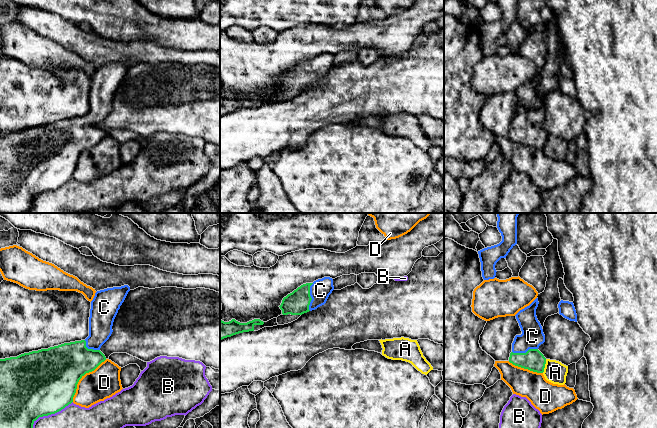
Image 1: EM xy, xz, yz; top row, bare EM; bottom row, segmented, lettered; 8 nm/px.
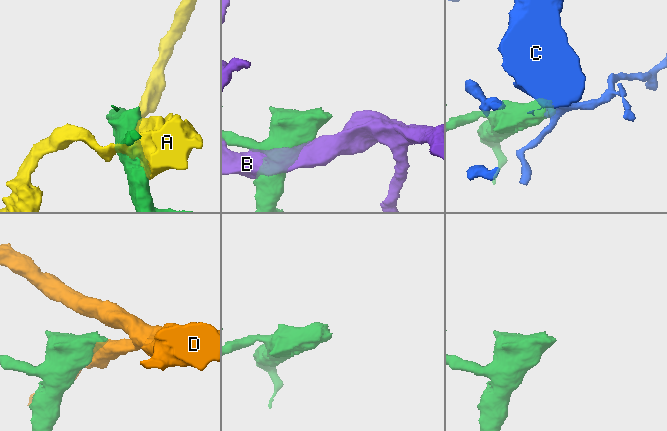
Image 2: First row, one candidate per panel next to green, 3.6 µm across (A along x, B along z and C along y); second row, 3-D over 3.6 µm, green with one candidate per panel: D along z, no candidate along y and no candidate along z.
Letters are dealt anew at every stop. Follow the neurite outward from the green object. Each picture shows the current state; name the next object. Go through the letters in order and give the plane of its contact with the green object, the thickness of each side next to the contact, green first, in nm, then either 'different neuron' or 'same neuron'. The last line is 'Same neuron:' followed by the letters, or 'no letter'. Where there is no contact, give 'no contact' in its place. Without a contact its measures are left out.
A: meets green in yz; 170 nm thick on the green side, 180 nm on the other; different neuron
B: meets green in xy; 500 nm thick on the green side, 380 nm on the other; different neuron
C: meets green in xz; 190 nm thick on the green side, 160 nm on the other; same neuron
D: meets green in xy; 460 nm thick on the green side, 260 nm on the other; different neuron
Same neuron: C

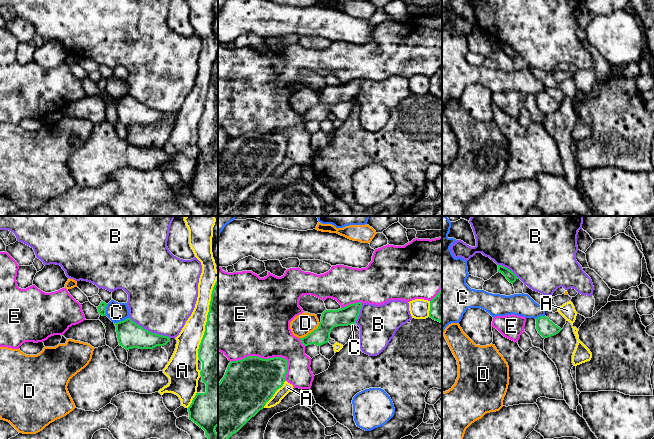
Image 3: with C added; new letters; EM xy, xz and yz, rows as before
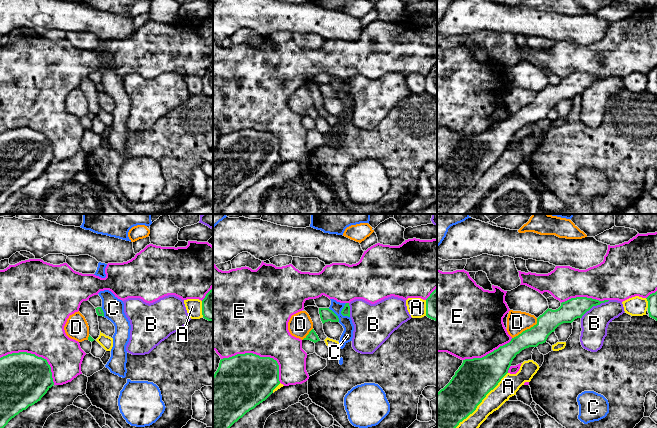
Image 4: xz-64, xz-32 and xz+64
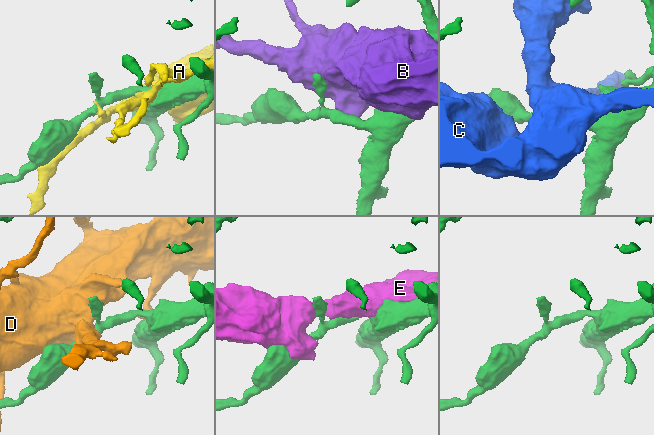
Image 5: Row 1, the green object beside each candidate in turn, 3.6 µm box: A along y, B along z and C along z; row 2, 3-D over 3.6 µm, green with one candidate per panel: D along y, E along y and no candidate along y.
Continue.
A: meets green in xz; 420 nm thick on the green side, 80 nm on the other; different neuron
B: meets green in xy; 220 nm thick on the green side, 480 nm on the other; different neuron
C: meets green in xy; 220 nm thick on the green side, 160 nm on the other; different neuron
D: meets green in xz; 140 nm thick on the green side, 170 nm on the other; different neuron
E: meets green in xz; 400 nm thick on the green side, 460 nm on the other; different neuron
Same neuron: no letter

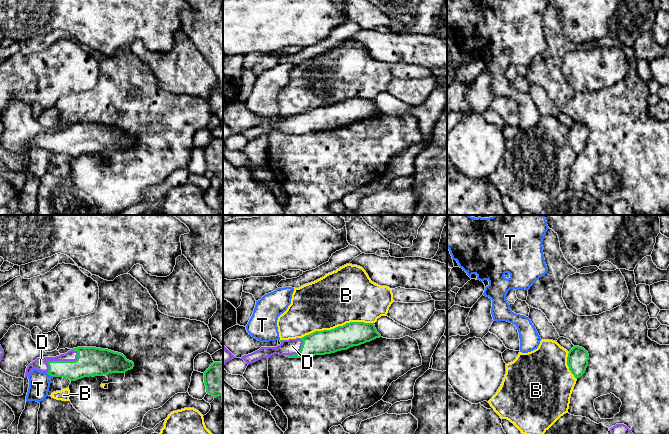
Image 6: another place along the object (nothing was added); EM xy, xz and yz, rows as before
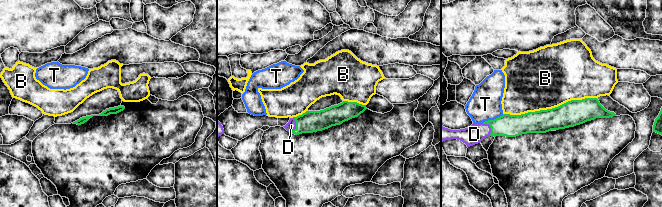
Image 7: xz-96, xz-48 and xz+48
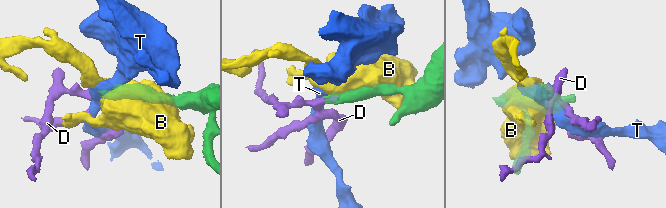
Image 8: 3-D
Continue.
B: meets green in xz; 190 nm thick on the green side, 420 nm on the other; different neuron
D: meets green in xy; 240 nm thick on the green side, 100 nm on the other; same neuron
T: meets green in xy; 160 nm thick on the green side, 180 nm on the other; different neuron
Same neuron: D

